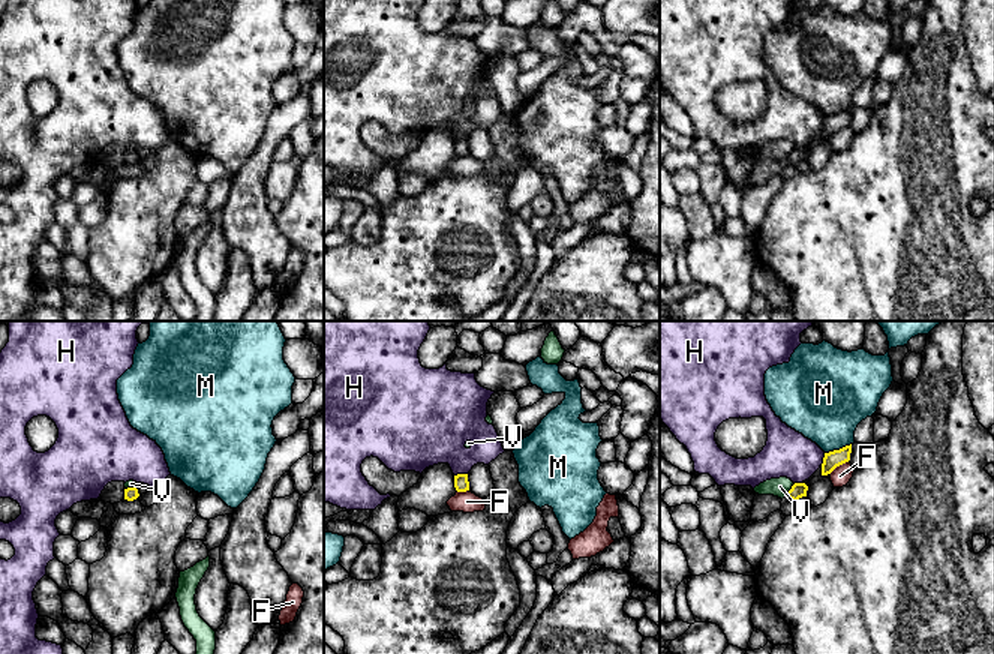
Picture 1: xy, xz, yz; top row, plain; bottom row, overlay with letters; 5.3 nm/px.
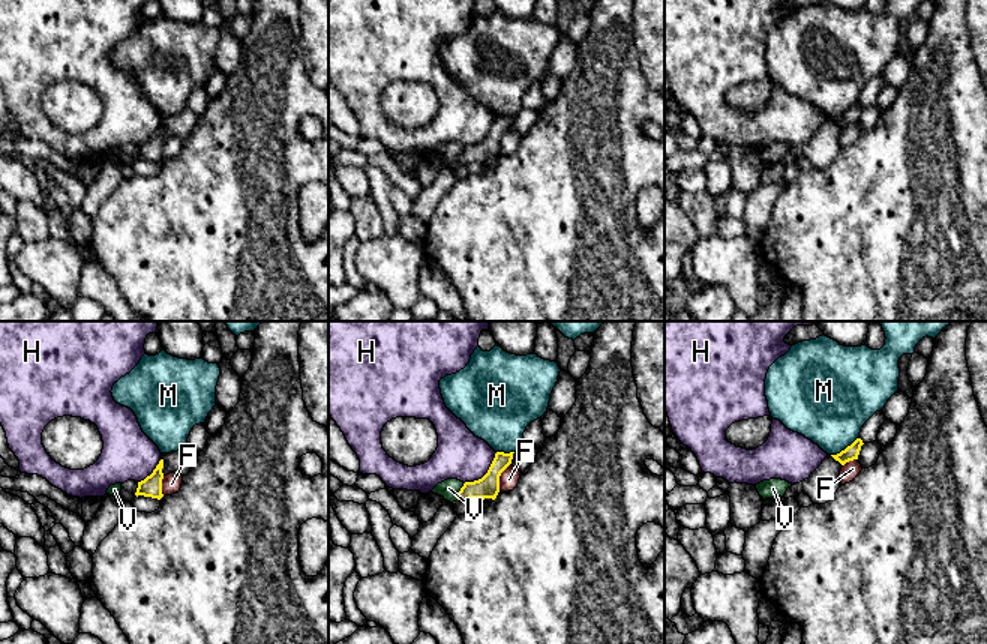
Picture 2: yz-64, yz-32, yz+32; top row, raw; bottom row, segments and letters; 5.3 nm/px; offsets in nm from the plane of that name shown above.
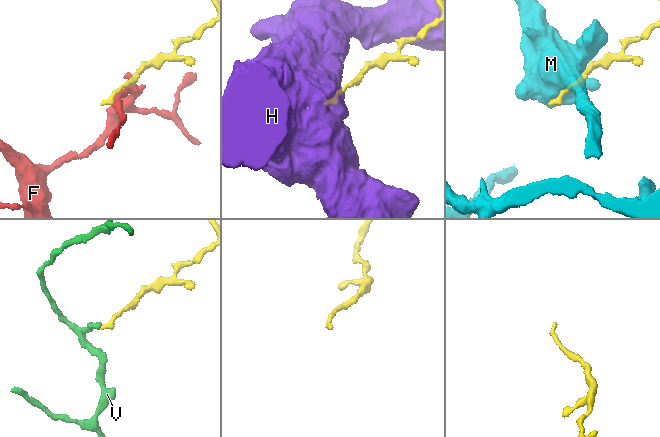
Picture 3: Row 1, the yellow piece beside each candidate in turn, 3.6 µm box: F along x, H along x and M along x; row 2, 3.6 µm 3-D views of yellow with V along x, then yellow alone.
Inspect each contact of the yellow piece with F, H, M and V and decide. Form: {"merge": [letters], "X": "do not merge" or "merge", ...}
{"merge": [], "F": "do not merge", "H": "do not merge", "M": "do not merge", "V": "do not merge"}

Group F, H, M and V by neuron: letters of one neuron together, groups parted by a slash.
F / H / M / V

